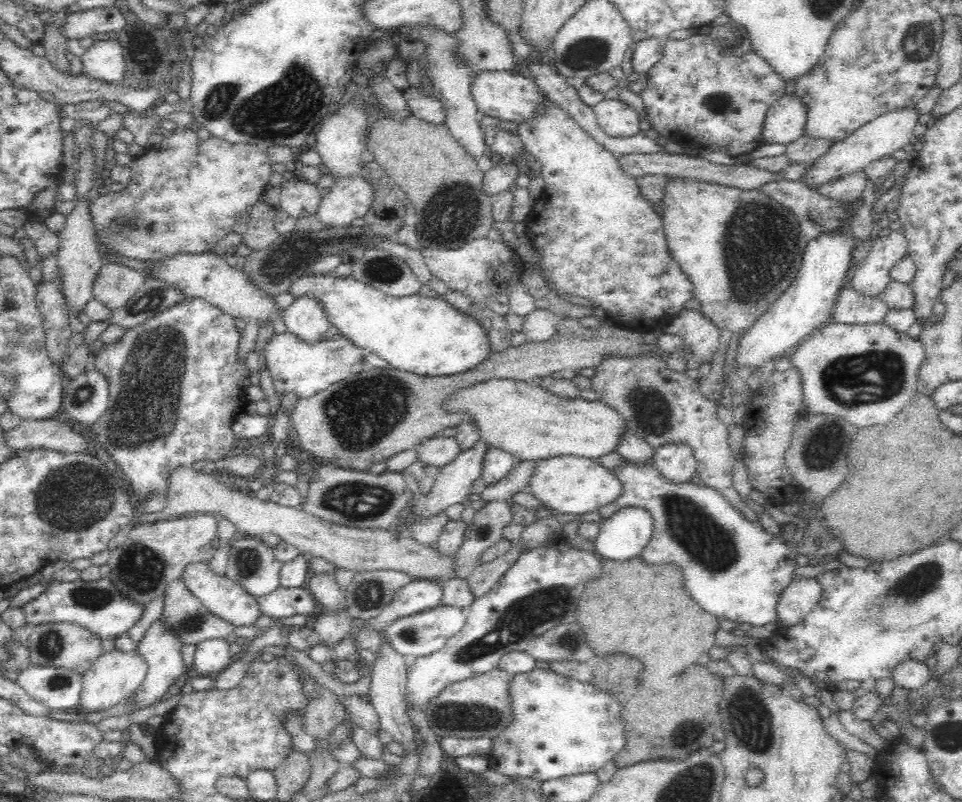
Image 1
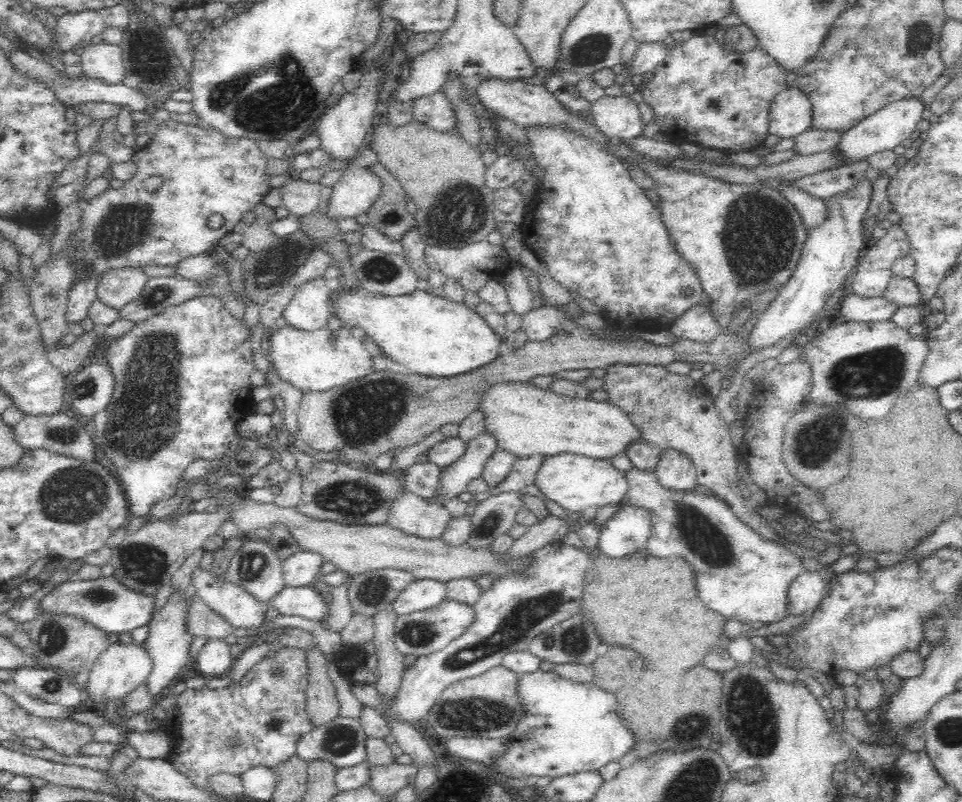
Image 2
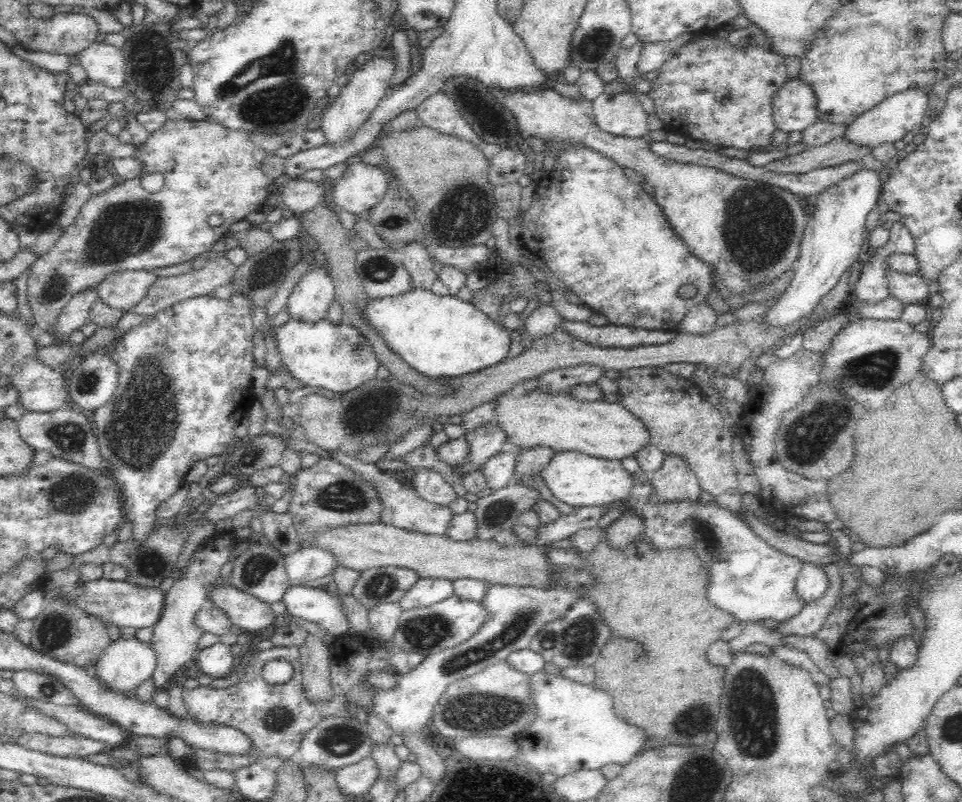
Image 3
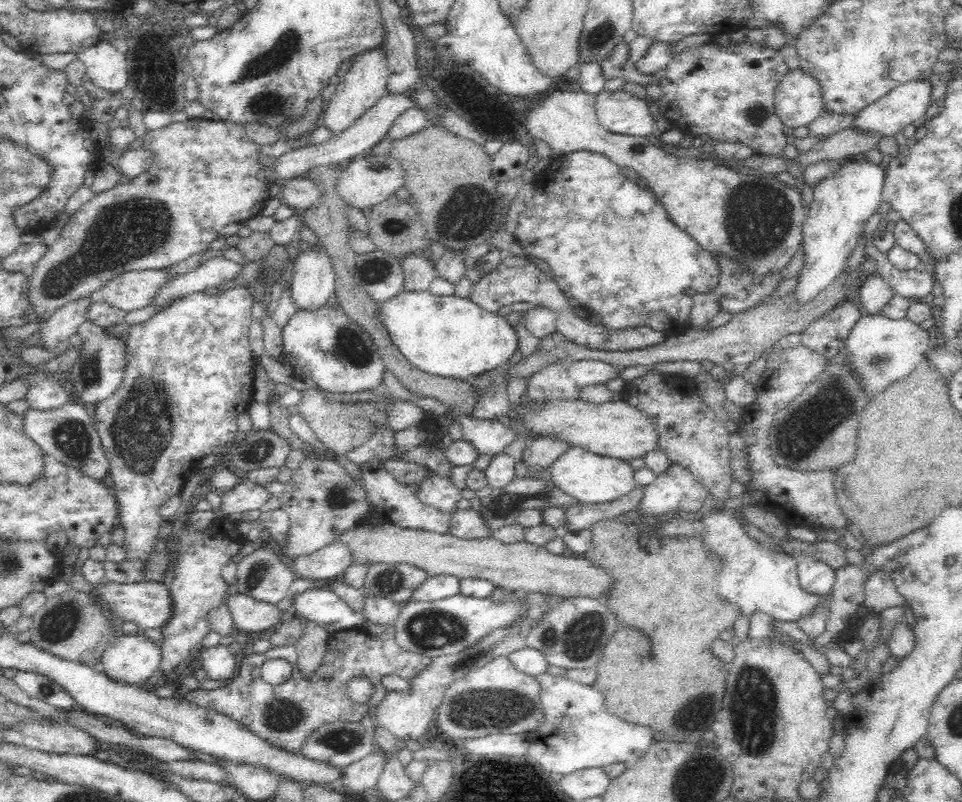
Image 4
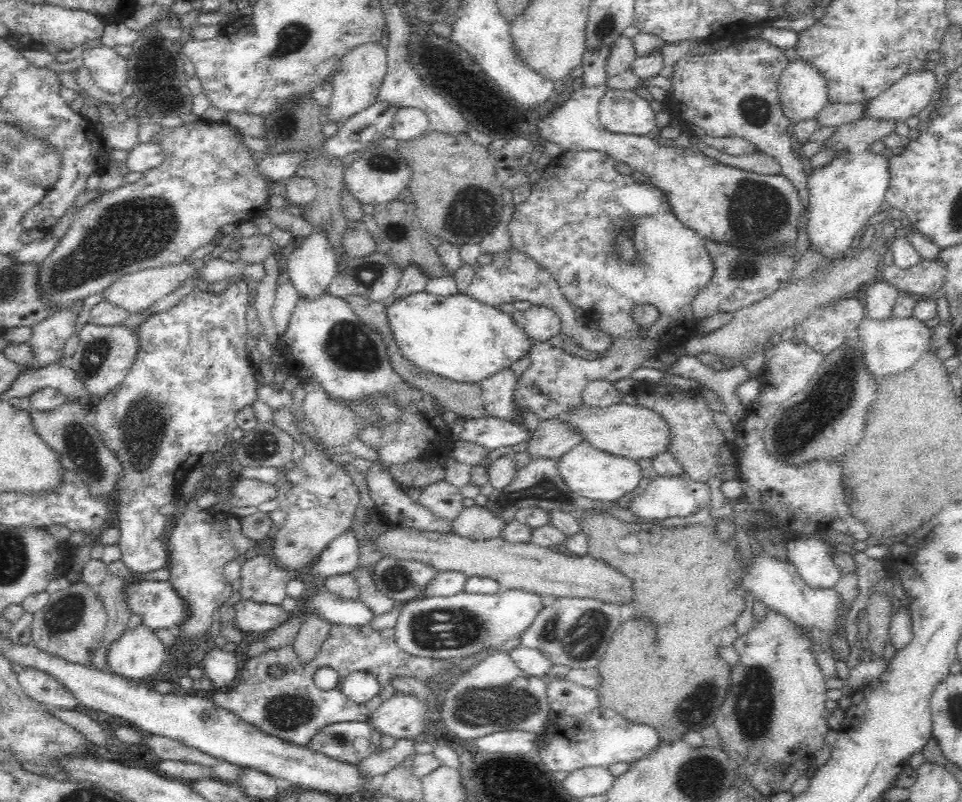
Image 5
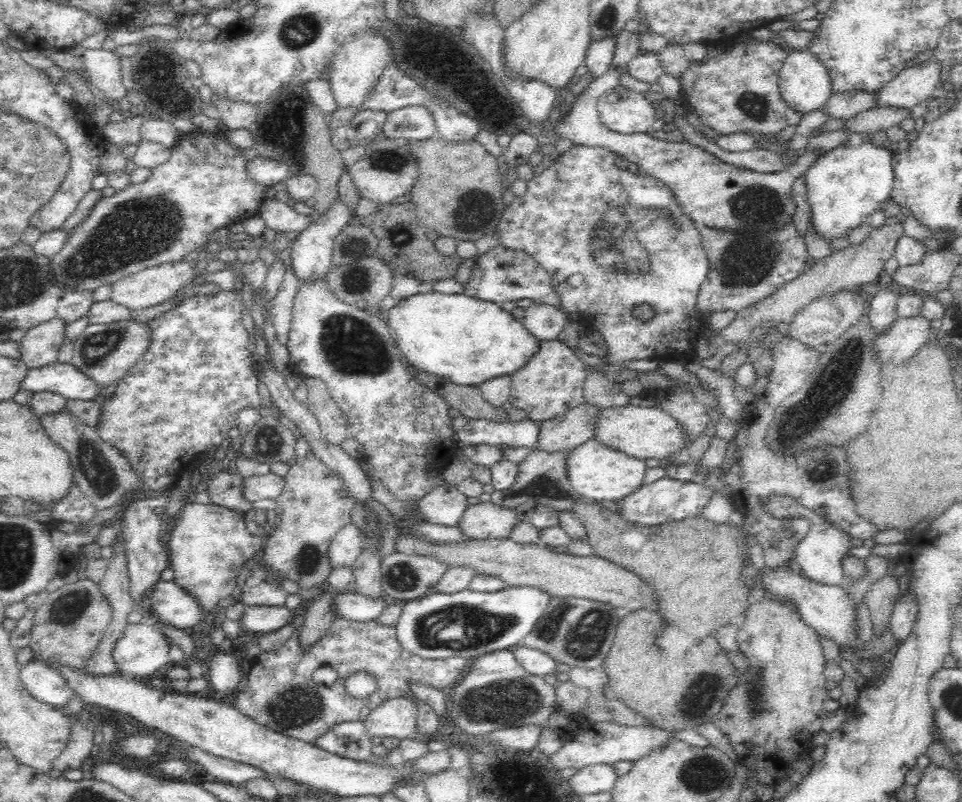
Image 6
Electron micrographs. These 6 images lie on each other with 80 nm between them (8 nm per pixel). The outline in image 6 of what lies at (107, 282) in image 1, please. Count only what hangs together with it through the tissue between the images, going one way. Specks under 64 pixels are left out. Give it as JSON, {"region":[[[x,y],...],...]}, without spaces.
{"region":[[[173,260],[167,263],[157,264],[136,274],[124,276],[111,284],[110,299],[128,307],[132,312],[139,311],[143,308],[163,304],[170,298],[174,298],[193,277],[195,269],[186,261]]]}

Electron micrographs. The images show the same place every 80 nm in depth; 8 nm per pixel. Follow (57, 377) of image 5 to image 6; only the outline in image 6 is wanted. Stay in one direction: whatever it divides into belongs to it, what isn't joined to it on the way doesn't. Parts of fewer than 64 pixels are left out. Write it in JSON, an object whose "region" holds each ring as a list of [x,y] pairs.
{"region":[[[57,360],[42,368],[29,369],[22,389],[35,393],[48,391],[65,399],[94,400],[104,390],[104,385],[79,371],[71,362]]]}

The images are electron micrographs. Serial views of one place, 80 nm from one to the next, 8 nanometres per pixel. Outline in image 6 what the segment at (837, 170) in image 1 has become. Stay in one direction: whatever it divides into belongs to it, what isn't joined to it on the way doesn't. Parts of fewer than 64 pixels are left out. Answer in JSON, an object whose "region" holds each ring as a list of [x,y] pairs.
{"region":[[[930,58],[930,60],[926,60],[926,62],[916,60],[910,65],[906,66],[902,72],[898,72],[896,76],[894,76],[892,80],[888,82],[888,84],[880,88],[878,104],[913,108],[914,106],[919,105],[921,102],[925,102],[926,99],[933,95],[938,84],[942,82],[942,72],[942,62],[936,58]]]}

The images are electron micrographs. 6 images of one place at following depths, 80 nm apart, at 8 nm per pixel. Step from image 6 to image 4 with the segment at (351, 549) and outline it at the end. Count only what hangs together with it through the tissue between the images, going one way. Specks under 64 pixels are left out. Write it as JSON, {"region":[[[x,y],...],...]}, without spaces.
{"region":[[[336,540],[311,556],[301,557],[295,564],[289,564],[296,578],[335,579],[355,564],[351,547],[346,542]]]}

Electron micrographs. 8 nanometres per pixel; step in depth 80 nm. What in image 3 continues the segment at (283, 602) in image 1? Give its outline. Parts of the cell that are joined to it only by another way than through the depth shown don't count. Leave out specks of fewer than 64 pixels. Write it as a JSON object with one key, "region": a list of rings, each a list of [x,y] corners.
{"region":[[[304,584],[294,585],[288,588],[282,602],[288,606],[288,616],[302,618],[302,620],[308,620],[312,624],[316,624],[318,628],[326,630],[326,634],[332,634],[332,636],[338,636],[346,634],[350,630],[350,621],[343,606],[343,603],[338,598],[338,594],[332,589],[322,590],[319,587],[308,587]]]}

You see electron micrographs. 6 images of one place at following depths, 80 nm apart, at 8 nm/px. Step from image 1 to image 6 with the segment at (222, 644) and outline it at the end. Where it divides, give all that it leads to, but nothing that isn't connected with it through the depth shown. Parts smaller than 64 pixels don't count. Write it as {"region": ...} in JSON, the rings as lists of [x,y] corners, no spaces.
{"region":[[[237,653],[214,654],[207,662],[210,673],[210,685],[217,697],[236,696],[238,698],[238,686],[242,680],[241,668],[236,661]]]}

